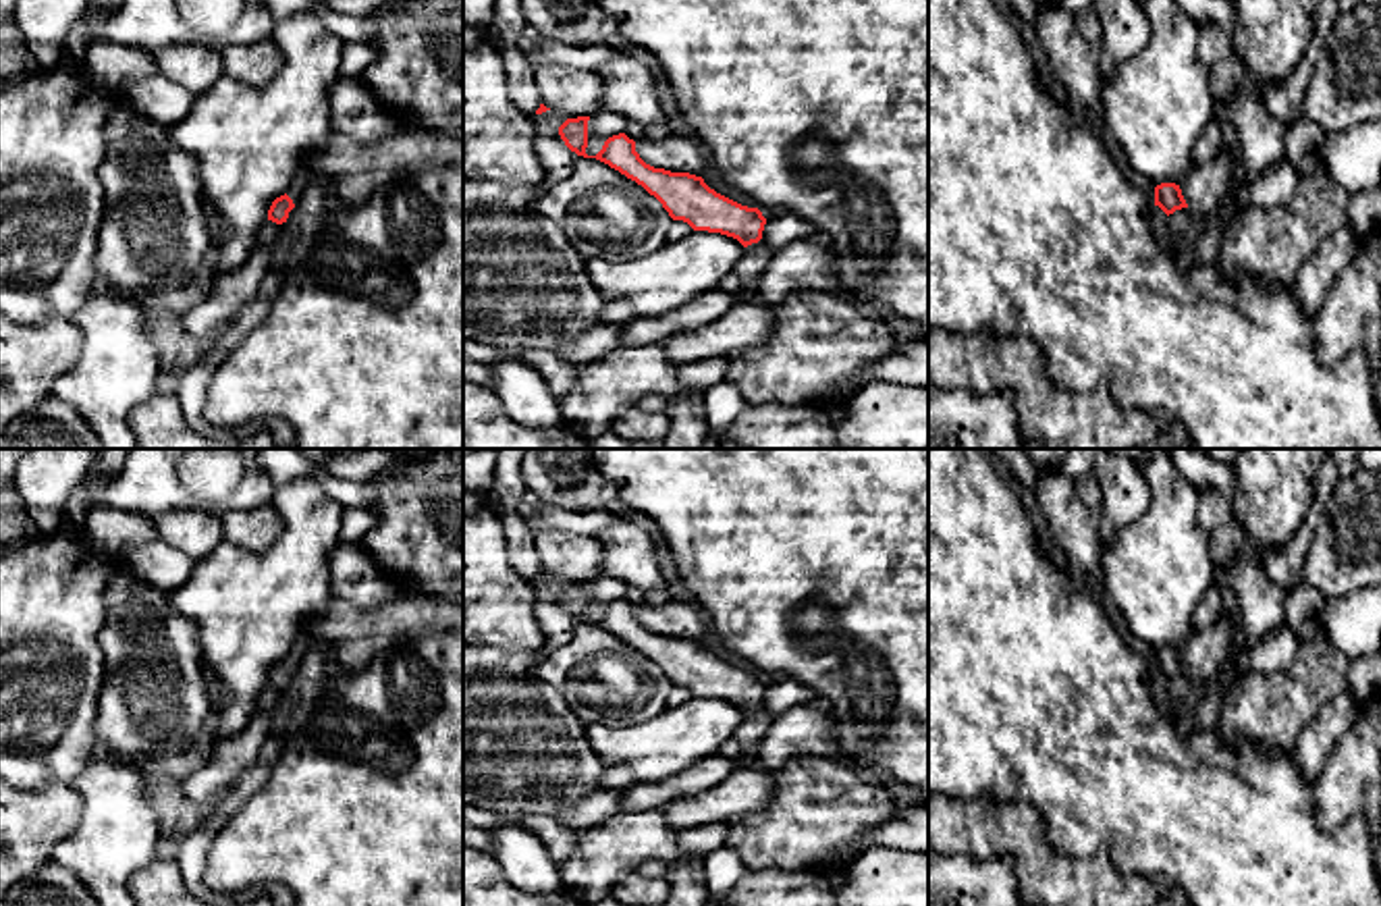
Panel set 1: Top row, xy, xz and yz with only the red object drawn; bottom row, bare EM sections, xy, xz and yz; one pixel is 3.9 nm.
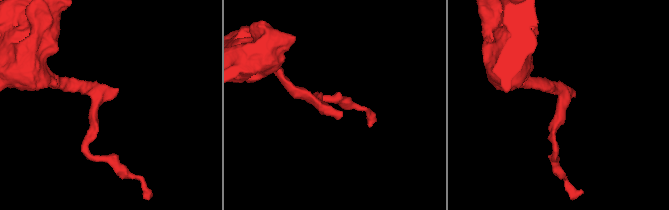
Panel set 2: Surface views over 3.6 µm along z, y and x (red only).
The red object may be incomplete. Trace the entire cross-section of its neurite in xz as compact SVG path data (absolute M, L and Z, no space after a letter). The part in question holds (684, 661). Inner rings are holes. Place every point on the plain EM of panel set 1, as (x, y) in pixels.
M590 582L567 584L559 592L565 611L584 623L596 623L654 661L673 686L687 688L694 696L721 698L743 711L743 721L733 734L741 752L758 748L775 717L762 707L766 684L758 673L741 671L714 655L702 642L671 638L646 630L635 617L635 607L625 598L604 607L596 621L588 621Z

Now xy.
M299 638L285 661L276 663L268 675L268 686L282 690L287 688L289 680L293 677L295 669L299 667L299 663L303 661L307 648L312 644L312 638Z

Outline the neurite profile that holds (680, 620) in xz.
M669 601L660 607L640 605L635 607L635 617L646 630L671 638L702 642L708 634L706 617L696 603Z

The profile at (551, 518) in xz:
M540 505L540 515L527 526L536 530L565 530L571 534L596 536L602 528L617 522L619 517L608 509L590 513L569 511L557 505Z

